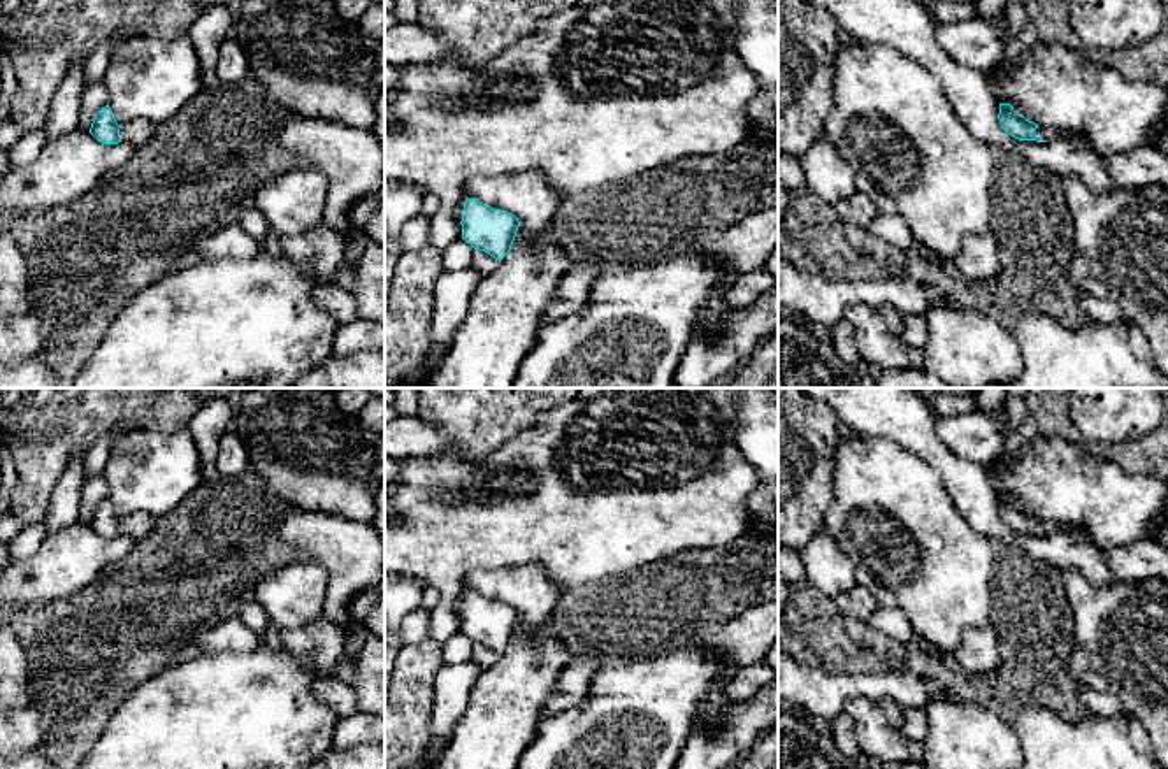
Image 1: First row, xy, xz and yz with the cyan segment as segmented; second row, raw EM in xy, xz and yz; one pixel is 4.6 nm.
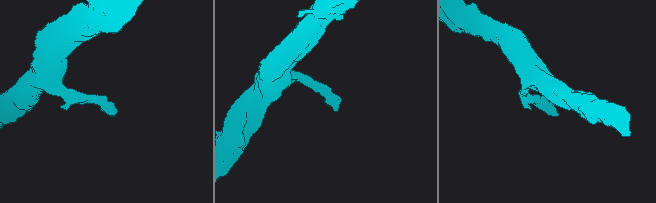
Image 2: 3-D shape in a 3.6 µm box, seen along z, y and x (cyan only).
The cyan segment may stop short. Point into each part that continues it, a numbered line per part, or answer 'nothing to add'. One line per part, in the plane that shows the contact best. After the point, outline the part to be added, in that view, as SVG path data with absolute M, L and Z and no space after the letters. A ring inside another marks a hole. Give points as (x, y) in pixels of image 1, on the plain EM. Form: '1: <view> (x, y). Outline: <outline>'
1: yz (1044, 527). Outline: M1040 520L1035 523L1035 527L1036 527L1036 530L1040 530L1043 534L1052 534L1056 530L1071 528L1070 525L1045 523Z

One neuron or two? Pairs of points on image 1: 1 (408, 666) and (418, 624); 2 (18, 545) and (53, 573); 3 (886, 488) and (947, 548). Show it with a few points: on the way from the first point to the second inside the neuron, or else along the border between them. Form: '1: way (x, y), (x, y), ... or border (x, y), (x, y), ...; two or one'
1: border (427, 638), (403, 646); two
2: border (48, 534), (30, 555), (18, 560); two
3: way (901, 504), (931, 534); one

